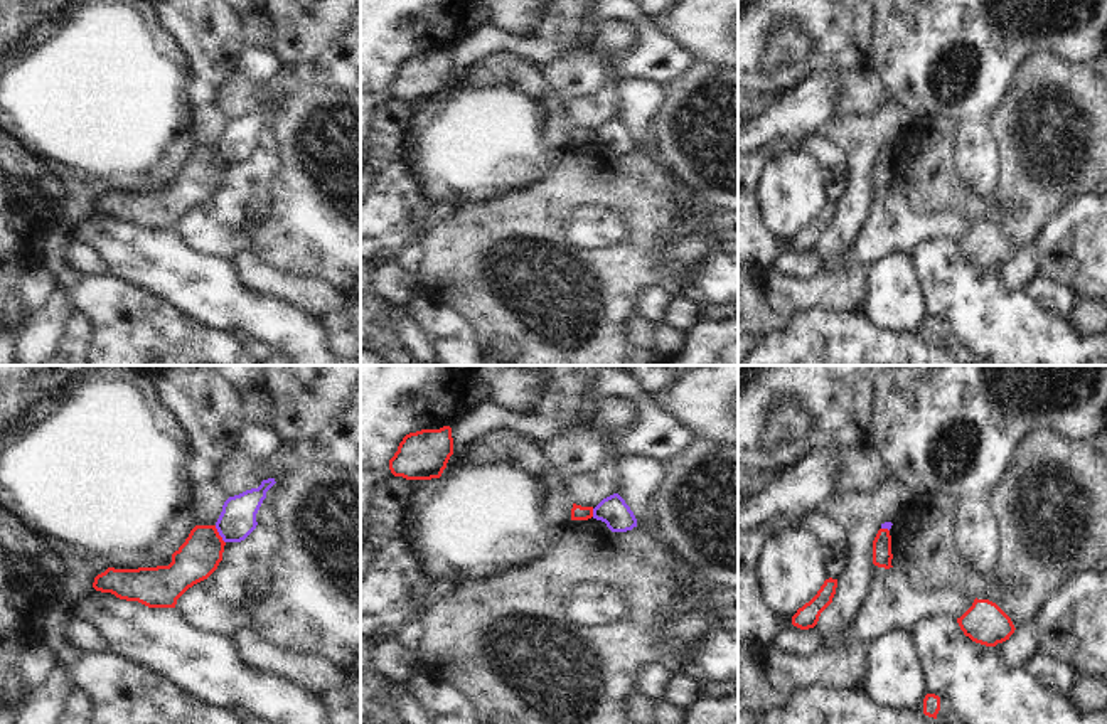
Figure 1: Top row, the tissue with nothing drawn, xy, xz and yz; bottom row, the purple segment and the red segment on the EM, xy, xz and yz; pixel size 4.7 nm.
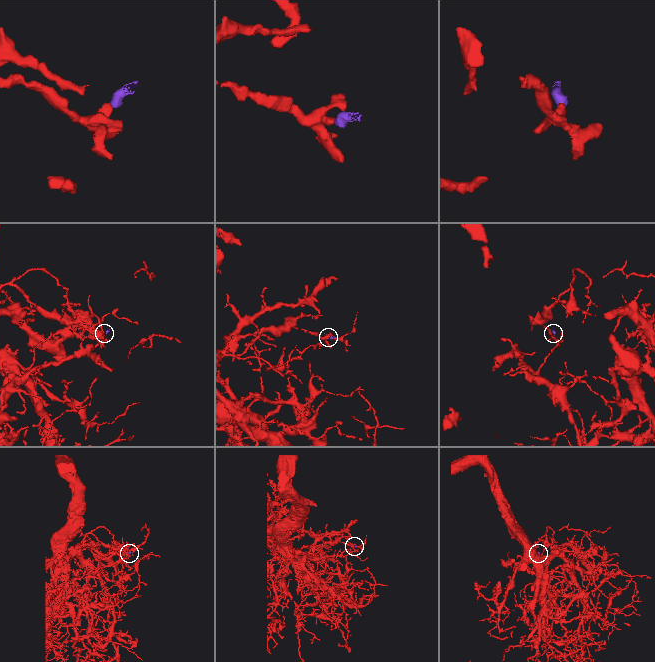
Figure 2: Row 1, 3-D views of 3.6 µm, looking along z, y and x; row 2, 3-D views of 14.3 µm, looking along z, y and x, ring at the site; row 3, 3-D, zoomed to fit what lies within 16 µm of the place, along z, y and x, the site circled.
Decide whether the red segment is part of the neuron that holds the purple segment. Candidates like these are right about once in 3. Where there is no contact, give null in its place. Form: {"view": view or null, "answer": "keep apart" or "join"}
{"view": "xy", "answer": "keep apart"}

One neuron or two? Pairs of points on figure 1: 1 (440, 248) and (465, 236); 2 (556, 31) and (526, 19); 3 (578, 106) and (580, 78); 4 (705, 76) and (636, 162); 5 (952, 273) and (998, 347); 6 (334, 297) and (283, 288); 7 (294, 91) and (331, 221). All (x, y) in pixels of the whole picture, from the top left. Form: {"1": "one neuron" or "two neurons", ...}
{"1": "one neuron", "2": "two neurons", "3": "two neurons", "4": "two neurons", "5": "one neuron", "6": "one neuron", "7": "one neuron"}

